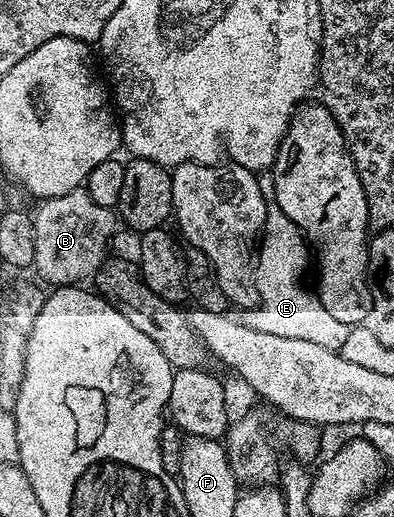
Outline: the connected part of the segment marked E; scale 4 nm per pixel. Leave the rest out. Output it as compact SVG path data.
M269 174L257 176L259 190L265 199L265 226L255 257L257 289L261 295L258 308L246 308L240 313L240 320L251 330L263 330L263 334L279 334L279 338L303 338L303 342L316 342L336 352L347 339L350 325L339 322L321 304L321 299L305 289L305 267L311 264L311 248L305 236L287 214L277 205L273 177Z

